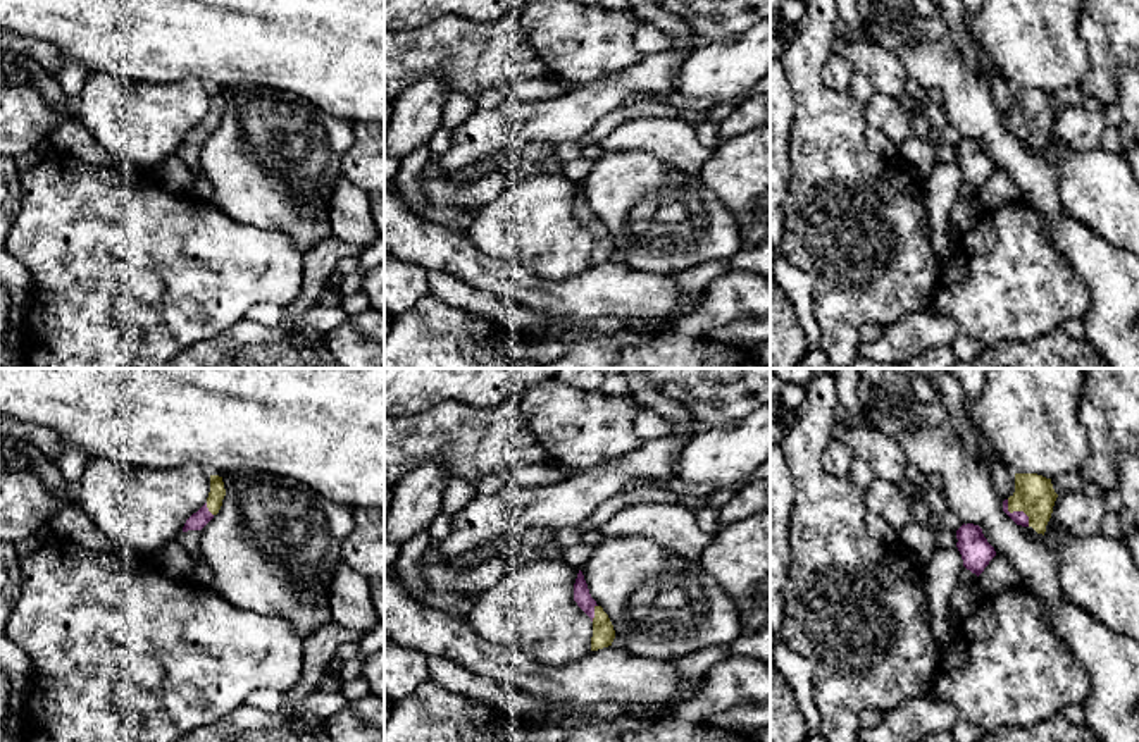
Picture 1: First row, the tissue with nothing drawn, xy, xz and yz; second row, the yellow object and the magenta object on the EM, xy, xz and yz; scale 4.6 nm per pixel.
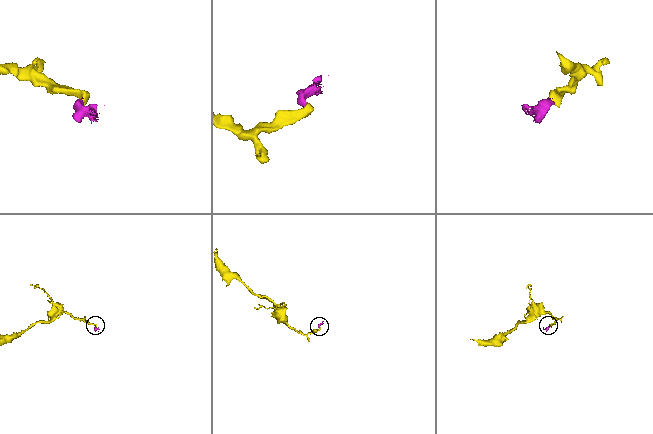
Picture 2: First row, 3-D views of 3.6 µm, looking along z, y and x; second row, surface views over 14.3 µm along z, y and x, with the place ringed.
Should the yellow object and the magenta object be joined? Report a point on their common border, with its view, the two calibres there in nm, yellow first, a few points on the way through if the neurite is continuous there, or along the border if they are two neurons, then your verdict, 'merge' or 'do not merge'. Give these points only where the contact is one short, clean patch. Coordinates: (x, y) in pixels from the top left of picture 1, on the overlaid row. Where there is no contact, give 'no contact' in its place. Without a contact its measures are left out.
yz (1017, 510) | 190/60 nm | across yz (1034, 494), (1017, 510), (1019, 517) | merge

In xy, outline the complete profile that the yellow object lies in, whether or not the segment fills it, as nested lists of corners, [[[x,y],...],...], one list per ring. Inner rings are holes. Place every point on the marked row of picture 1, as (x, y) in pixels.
[[[210,475],[210,492],[207,503],[186,520],[183,532],[202,530],[219,513],[224,496],[226,489],[222,477]]]

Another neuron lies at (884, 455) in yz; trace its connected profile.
[[[836,422],[832,439],[850,446],[855,456],[863,458],[877,479],[893,484],[908,479],[908,454],[894,439],[884,436],[874,425],[858,427]]]

